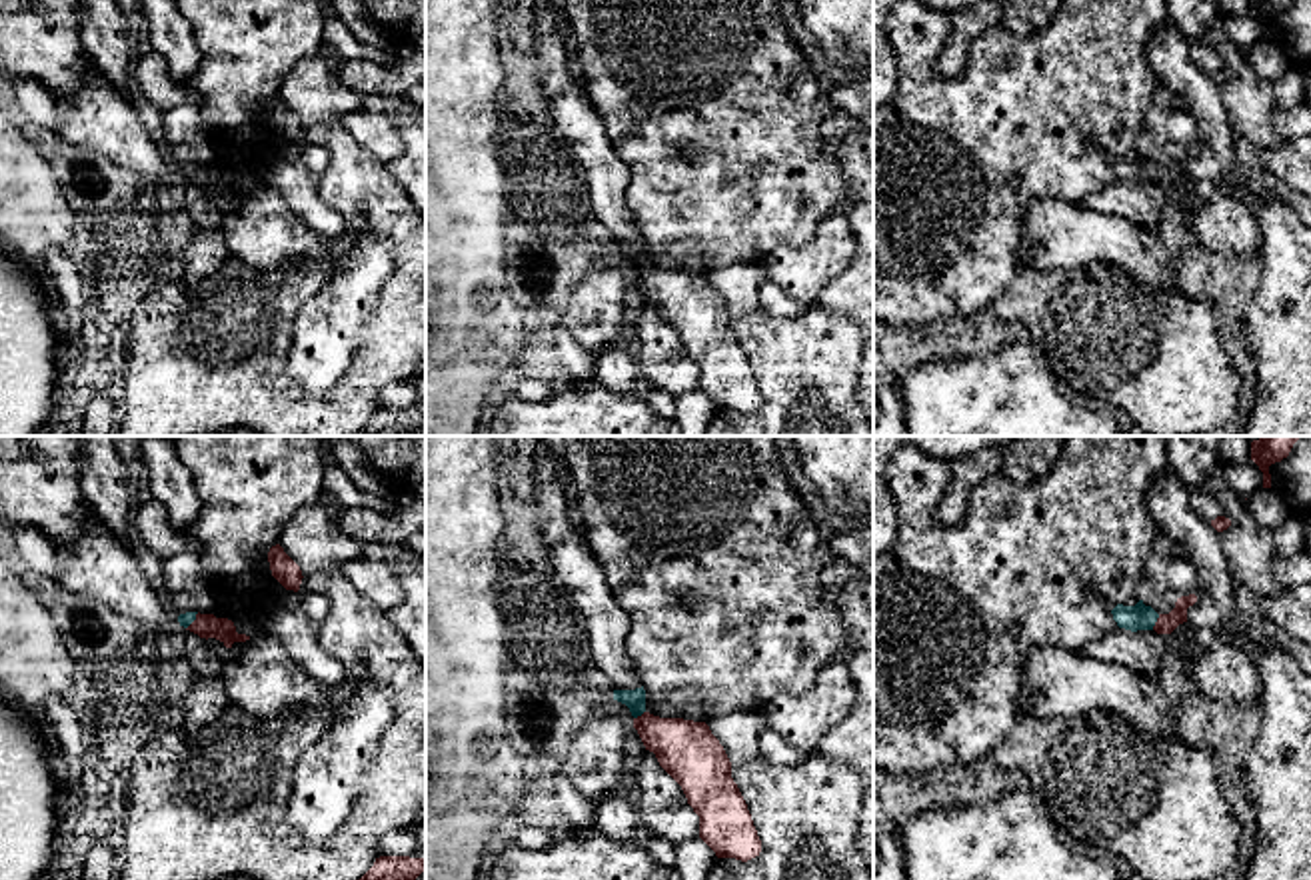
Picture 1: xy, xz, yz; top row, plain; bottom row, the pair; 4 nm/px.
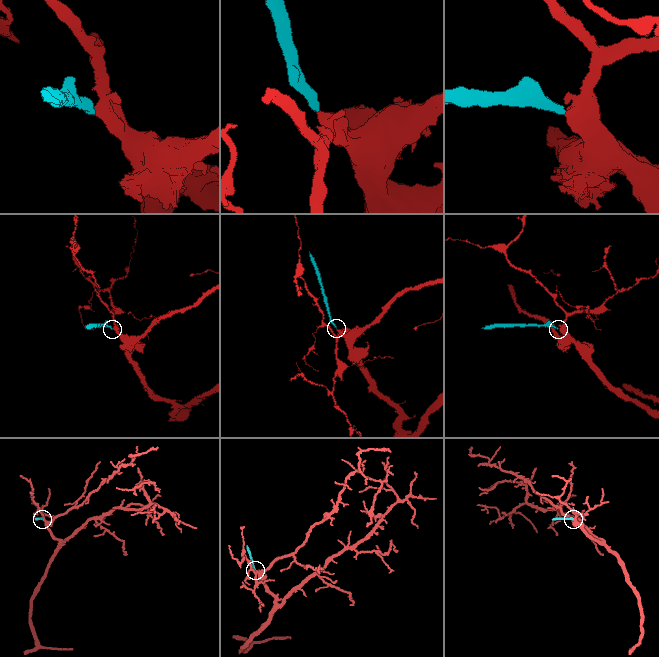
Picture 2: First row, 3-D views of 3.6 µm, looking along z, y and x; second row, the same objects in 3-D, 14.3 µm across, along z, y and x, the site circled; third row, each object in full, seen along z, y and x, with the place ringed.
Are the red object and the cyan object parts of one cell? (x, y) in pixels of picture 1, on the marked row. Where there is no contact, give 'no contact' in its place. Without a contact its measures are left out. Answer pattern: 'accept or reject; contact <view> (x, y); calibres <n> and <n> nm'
accept; contact yz (1156, 622); calibres 80 and 110 nm

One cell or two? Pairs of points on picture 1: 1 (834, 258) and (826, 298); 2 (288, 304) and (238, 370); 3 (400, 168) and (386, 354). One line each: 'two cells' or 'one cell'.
1: two cells
2: one cell
3: two cells

